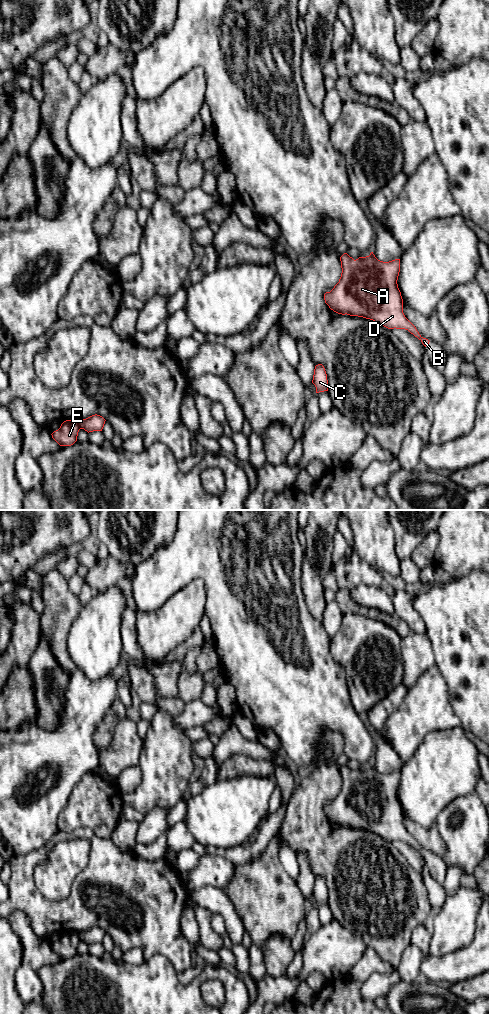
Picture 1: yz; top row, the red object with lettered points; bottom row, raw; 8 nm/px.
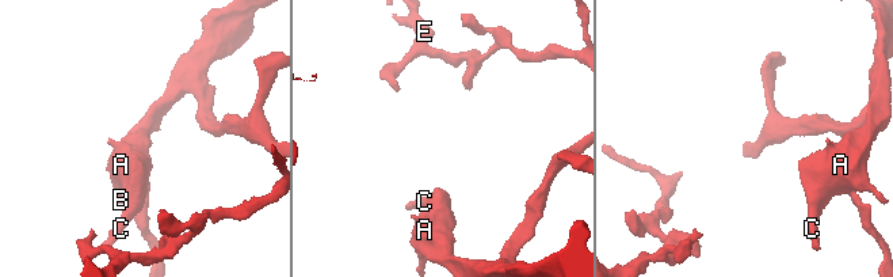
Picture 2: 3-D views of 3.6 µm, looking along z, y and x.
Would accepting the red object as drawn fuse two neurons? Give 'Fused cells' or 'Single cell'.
Fused cells

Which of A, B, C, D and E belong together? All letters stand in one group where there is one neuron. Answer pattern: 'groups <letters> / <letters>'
groups A B C D / E

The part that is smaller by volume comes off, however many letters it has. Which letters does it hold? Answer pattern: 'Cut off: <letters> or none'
Cut off: A, B, C, D

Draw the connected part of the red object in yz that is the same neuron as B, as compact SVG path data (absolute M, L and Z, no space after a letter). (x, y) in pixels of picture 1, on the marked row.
M373 252L369 256L354 260L347 253L340 257L342 273L339 282L330 292L324 294L325 303L338 314L358 316L373 320L388 329L405 329L417 337L426 347L429 340L423 338L416 327L403 313L403 299L397 280L400 272L400 259L389 262L378 260Z

